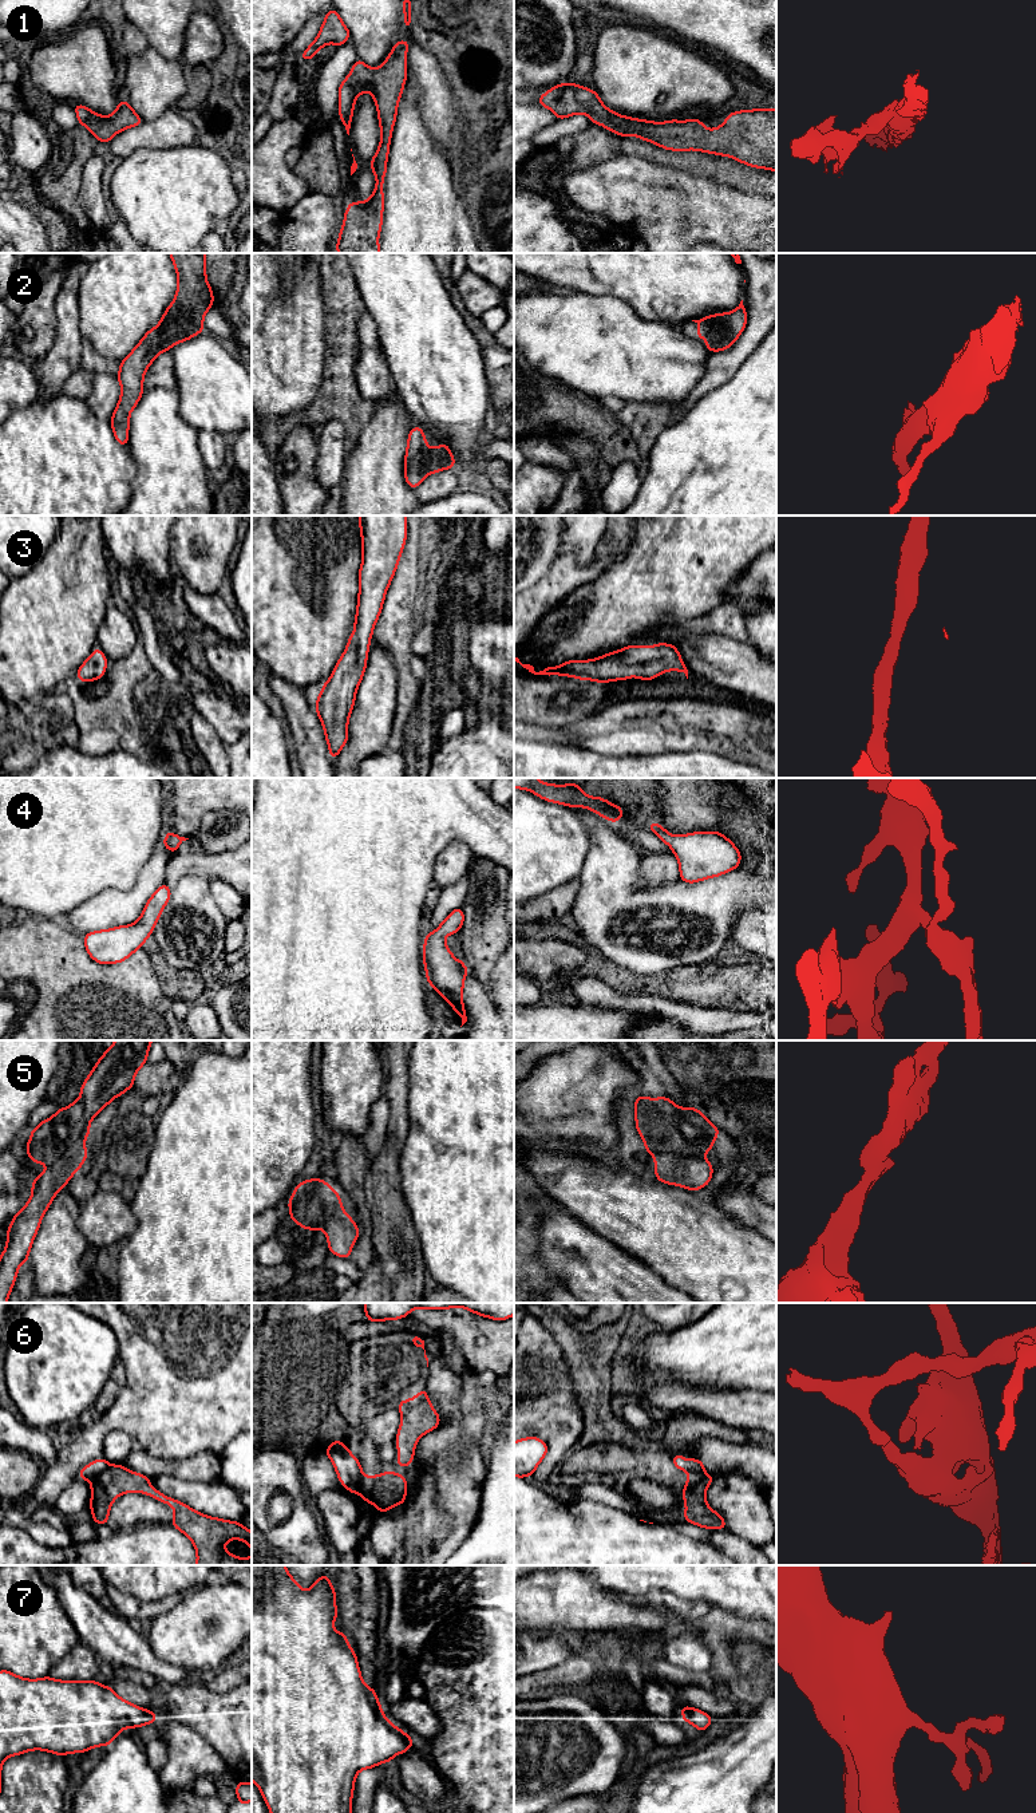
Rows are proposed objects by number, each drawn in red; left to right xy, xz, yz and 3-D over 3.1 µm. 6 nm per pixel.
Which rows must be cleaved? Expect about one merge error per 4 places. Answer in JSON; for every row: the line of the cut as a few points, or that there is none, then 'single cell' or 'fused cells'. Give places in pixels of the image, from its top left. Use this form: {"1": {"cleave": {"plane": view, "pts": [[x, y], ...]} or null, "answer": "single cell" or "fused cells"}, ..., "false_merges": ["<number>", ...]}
{"1": {"cleave": null, "answer": "single cell"}, "2": {"cleave": null, "answer": "single cell"}, "3": {"cleave": null, "answer": "single cell"}, "4": {"cleave": null, "answer": "single cell"}, "5": {"cleave": {"plane": "xz", "pts": [[329, 1185], [325, 1185], [320, 1192], [321, 1228]]}, "answer": "fused cells"}, "6": {"cleave": {"plane": "xy", "pts": [[110, 1465], [102, 1476], [91, 1482]]}, "answer": "fused cells"}, "7": {"cleave": null, "answer": "single cell"}, "false_merges": ["5", "6"]}

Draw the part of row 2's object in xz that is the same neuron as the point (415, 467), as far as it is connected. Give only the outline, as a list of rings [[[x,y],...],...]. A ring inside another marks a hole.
[[[416,426],[408,434],[404,457],[404,477],[410,487],[416,489],[428,474],[455,467],[455,459],[448,446],[428,447],[423,428]]]

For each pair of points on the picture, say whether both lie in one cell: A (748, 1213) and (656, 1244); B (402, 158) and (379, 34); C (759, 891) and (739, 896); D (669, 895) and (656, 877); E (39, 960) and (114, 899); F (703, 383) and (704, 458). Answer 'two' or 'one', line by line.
A: two
B: two
C: one
D: two
E: two
F: two

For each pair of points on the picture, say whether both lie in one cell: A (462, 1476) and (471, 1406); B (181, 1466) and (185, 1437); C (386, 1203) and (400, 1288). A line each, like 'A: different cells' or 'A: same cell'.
A: different cells
B: different cells
C: same cell

